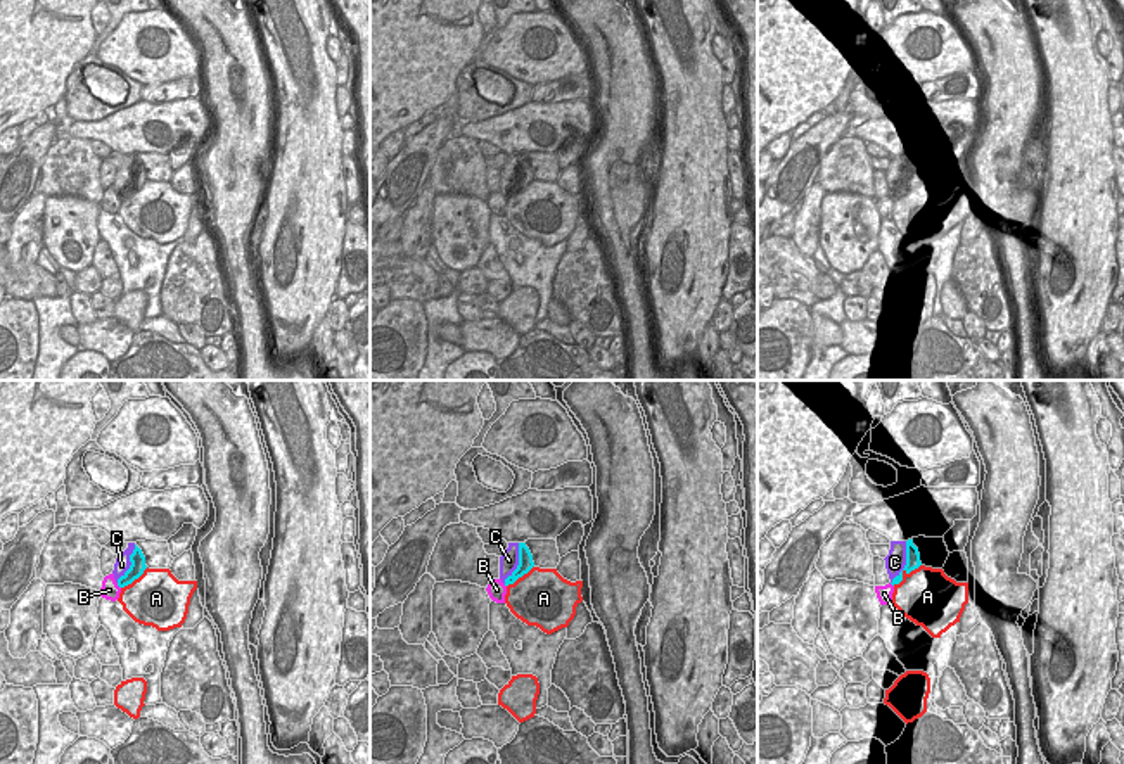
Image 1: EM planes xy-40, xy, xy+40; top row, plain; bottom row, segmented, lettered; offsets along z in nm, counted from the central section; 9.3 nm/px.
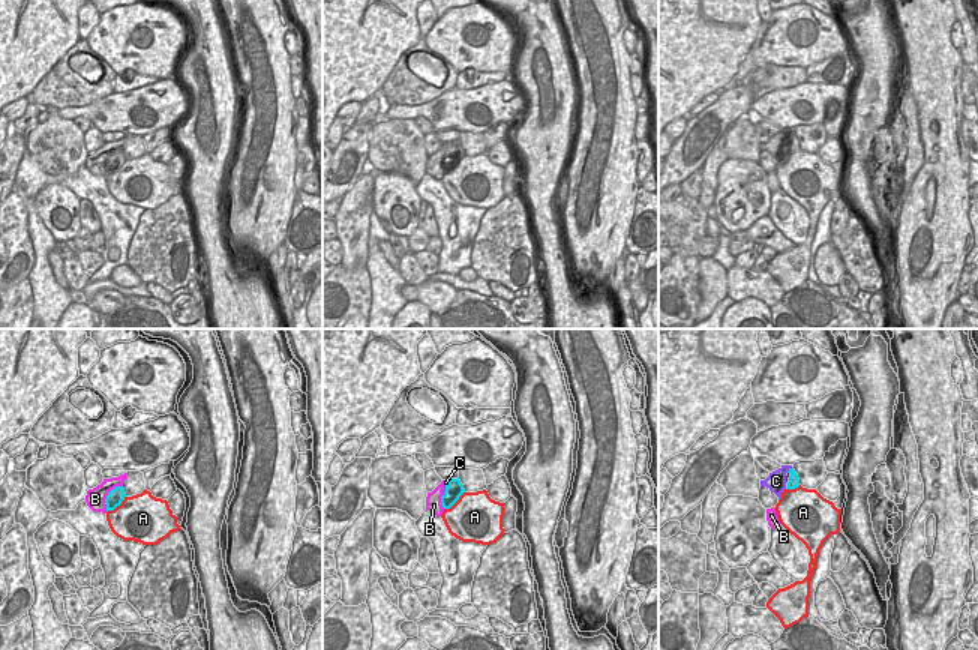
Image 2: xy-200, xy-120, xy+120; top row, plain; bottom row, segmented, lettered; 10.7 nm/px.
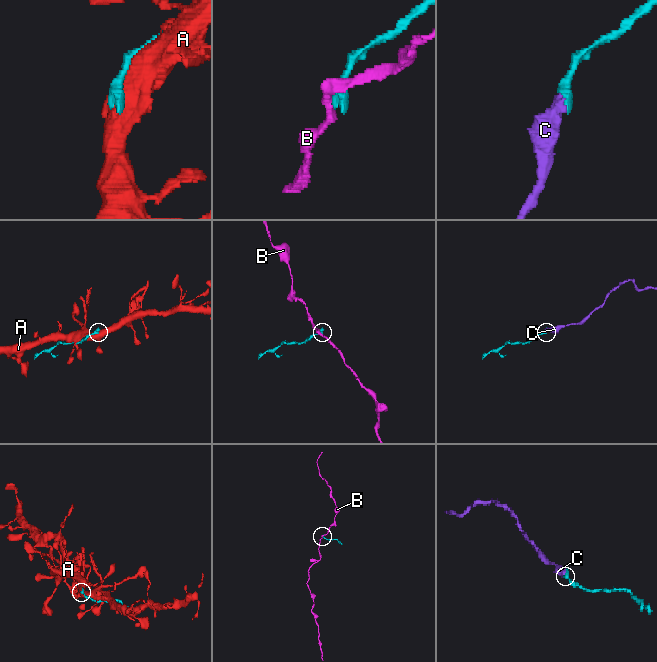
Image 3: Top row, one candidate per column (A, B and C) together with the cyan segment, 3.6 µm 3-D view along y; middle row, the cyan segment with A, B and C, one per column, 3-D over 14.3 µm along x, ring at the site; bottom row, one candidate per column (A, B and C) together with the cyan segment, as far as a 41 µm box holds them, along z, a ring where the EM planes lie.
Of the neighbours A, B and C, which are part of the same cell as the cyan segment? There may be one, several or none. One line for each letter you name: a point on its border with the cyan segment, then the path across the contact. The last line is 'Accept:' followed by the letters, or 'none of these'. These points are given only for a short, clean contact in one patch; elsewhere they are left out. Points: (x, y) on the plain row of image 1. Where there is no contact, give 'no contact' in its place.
C: xy+40 (906, 175) | across xy+40 (913, 175), (906, 175), (894, 175)
Accept: C

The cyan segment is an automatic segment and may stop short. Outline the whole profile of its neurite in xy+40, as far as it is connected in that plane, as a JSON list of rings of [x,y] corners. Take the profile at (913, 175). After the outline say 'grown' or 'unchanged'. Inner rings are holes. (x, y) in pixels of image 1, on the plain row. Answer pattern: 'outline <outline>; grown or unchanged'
outline [[[913,152],[891,154],[889,168],[884,173],[892,199],[903,194],[904,185],[910,187],[922,178],[920,166],[913,157]]]; grown

